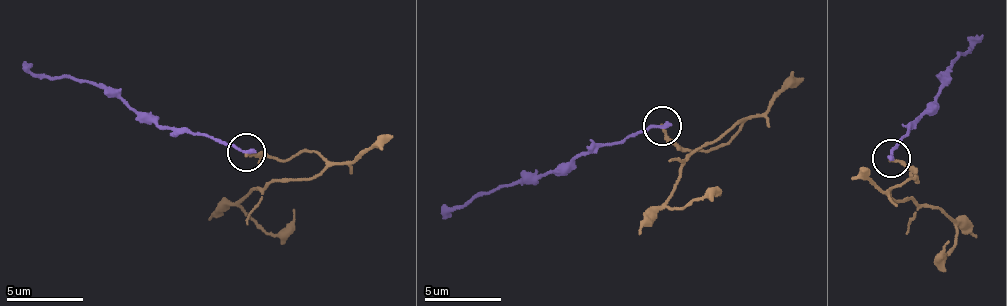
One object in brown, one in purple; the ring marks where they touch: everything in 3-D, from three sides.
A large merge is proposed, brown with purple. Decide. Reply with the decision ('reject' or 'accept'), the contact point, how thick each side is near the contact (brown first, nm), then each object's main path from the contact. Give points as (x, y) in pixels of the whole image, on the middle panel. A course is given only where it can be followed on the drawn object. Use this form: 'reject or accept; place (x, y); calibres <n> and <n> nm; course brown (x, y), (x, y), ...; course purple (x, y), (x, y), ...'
reject; place (662, 126); calibres 190 and 280 nm; course brown (663, 125), (683, 149), (702, 150), (724, 143), (740, 122), (696, 147), (669, 205), (681, 208), (718, 194); course purple (663, 125), (620, 140), (589, 145), (518, 185), (471, 195), (443, 219)

